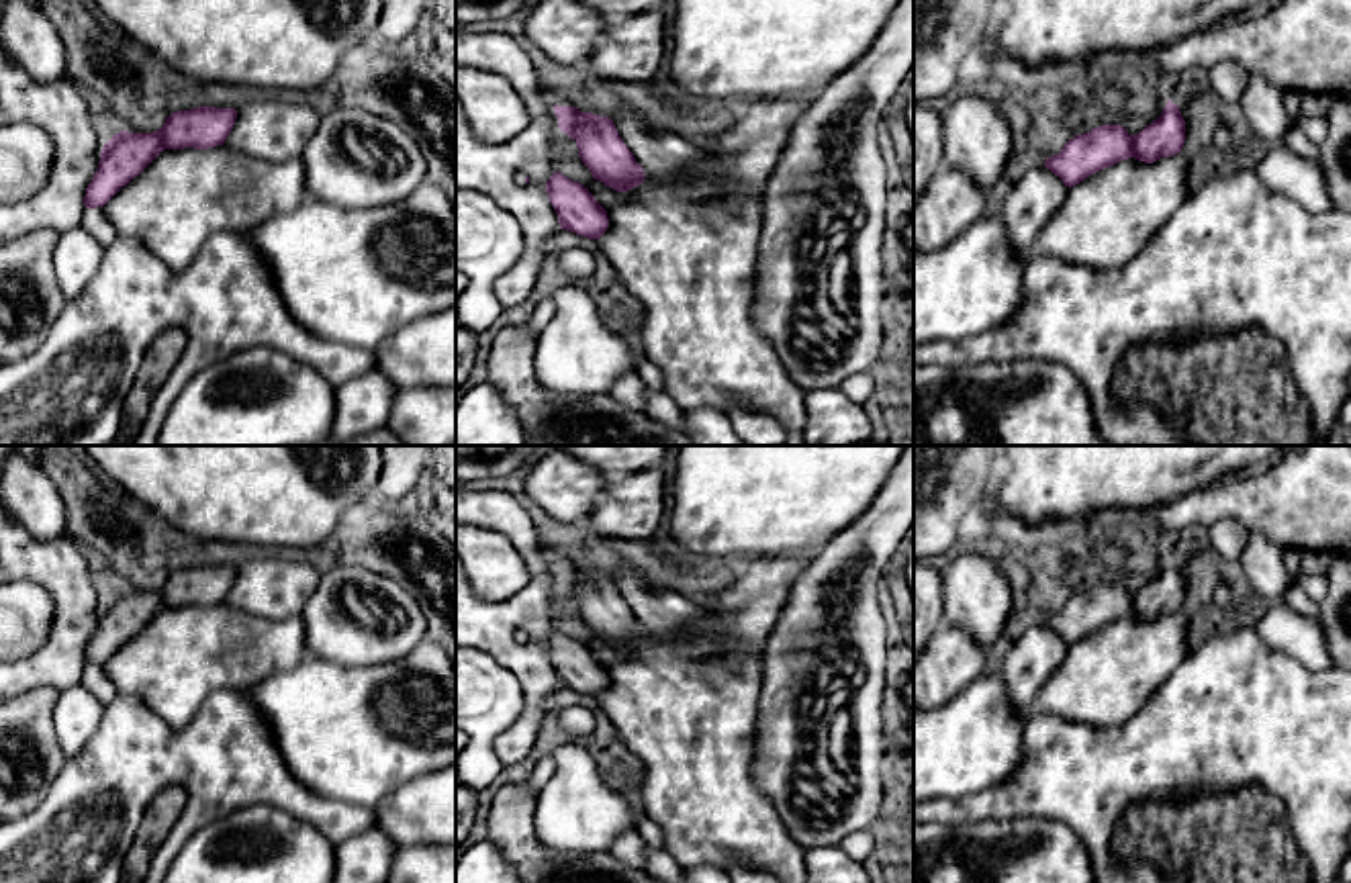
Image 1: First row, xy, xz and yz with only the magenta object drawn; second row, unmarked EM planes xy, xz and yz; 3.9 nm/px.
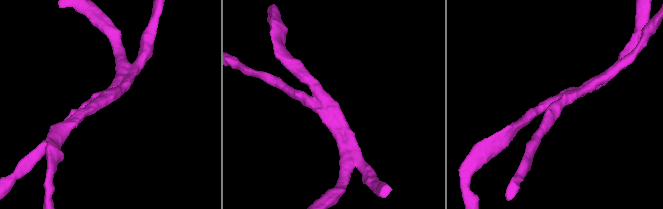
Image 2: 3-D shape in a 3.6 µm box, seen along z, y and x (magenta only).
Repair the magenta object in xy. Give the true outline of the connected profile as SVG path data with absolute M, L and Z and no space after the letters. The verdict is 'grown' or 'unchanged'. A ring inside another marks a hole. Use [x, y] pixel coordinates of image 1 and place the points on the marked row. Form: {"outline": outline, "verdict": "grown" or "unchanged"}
{"outline": "M198 106L172 112L153 133L121 131L102 151L98 170L86 188L86 208L104 206L139 176L164 149L208 149L223 145L237 119L235 108Z", "verdict": "unchanged"}

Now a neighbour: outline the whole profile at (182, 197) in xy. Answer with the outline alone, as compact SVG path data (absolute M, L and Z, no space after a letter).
M217 145L164 149L102 211L117 235L139 239L164 264L182 270L192 264L211 235L221 231L249 233L276 213L294 211L307 198L300 157L270 164Z

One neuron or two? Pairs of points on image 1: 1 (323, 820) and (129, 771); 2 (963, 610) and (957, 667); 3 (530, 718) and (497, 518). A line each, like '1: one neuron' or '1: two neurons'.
1: one neuron
2: one neuron
3: one neuron

